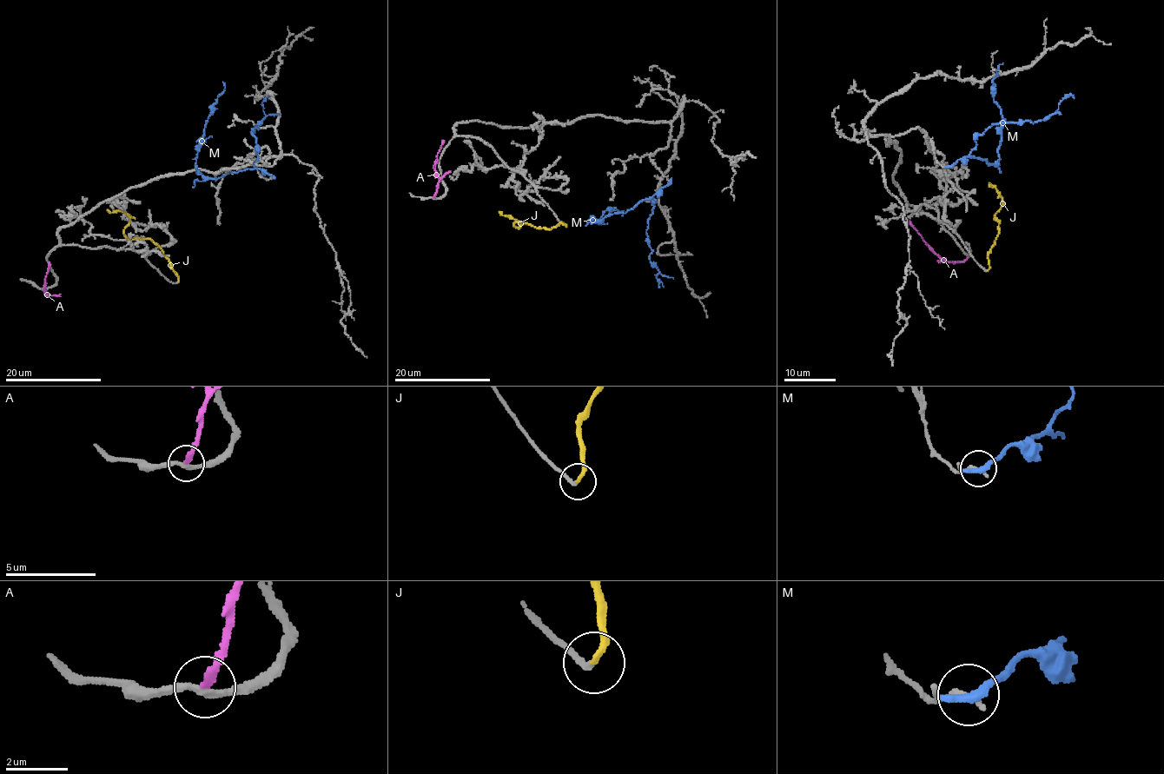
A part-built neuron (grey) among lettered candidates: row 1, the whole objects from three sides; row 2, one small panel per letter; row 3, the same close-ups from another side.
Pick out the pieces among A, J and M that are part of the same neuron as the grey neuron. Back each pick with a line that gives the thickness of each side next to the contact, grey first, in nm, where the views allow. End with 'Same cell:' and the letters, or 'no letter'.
J: calibres 190 and 240 nm
Same cell: J

